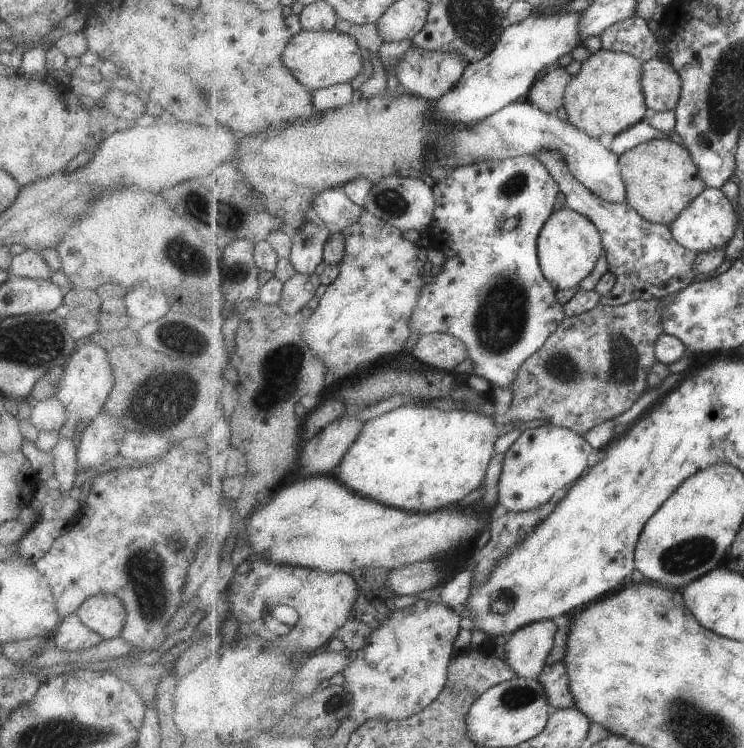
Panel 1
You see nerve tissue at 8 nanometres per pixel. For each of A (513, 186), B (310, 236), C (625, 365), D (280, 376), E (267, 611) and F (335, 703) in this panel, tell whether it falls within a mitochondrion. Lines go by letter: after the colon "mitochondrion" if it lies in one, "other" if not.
A: mitochondrion
B: mitochondrion
C: mitochondrion
D: mitochondrion
E: other
F: mitochondrion

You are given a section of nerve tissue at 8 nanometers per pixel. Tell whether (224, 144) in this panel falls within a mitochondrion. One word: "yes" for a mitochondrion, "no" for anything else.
no

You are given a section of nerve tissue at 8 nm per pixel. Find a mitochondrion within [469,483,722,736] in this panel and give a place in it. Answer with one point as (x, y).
(684, 557)

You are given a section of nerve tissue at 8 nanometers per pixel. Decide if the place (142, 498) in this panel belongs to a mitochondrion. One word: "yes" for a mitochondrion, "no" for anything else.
no

